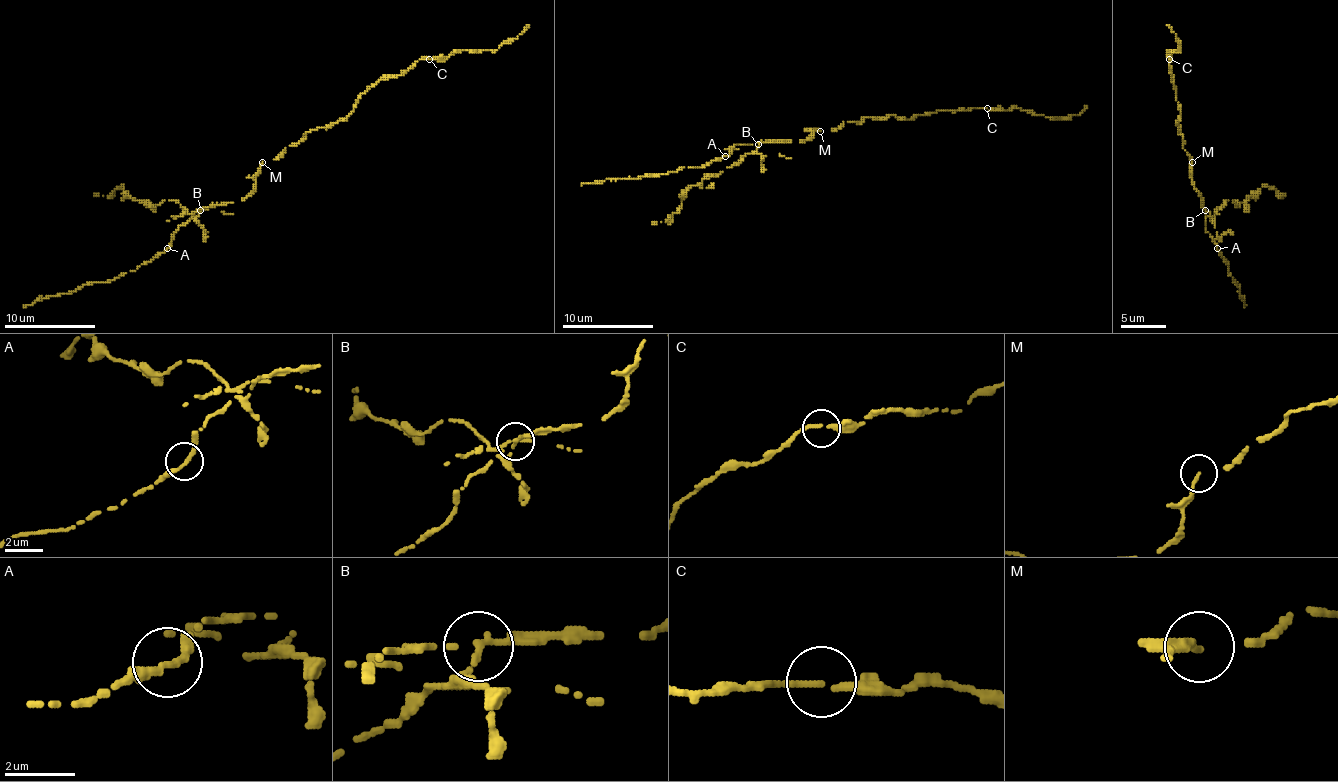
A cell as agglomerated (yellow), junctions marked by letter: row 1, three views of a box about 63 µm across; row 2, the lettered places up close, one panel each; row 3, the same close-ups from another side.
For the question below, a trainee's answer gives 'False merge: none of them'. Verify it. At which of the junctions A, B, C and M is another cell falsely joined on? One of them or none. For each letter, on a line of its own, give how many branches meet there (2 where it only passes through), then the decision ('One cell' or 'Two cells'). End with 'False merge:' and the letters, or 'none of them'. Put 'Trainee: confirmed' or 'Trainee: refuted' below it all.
A: Branches: 2. One cell
B: Branches: 2. Two cells
C: Branches: 2. One cell
M: Branches: 2. One cell
False merge: B
Trainee: refuted

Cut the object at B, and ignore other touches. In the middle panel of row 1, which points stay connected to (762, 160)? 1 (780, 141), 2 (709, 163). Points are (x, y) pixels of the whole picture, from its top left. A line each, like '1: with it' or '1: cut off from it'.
1: cut off from it
2: cut off from it

